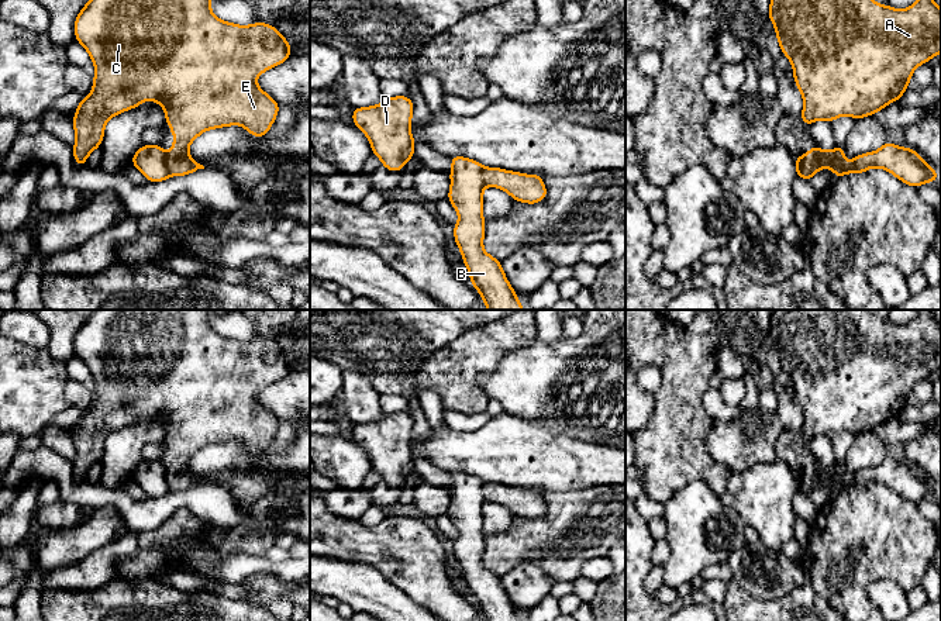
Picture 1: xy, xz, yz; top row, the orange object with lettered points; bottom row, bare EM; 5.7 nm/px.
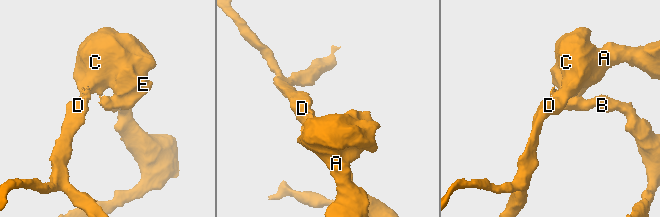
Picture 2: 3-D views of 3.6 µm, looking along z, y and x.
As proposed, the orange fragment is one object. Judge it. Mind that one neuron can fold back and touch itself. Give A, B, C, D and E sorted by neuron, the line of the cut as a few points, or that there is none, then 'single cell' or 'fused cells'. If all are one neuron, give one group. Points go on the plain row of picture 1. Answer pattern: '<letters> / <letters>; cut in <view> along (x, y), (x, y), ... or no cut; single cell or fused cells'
A C D E / B; cut in yz along (819, 463), (814, 475), (805, 483); fused cells

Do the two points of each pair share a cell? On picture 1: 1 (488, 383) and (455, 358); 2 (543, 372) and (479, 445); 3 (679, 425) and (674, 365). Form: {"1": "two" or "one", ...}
{"1": "two", "2": "two", "3": "one"}

